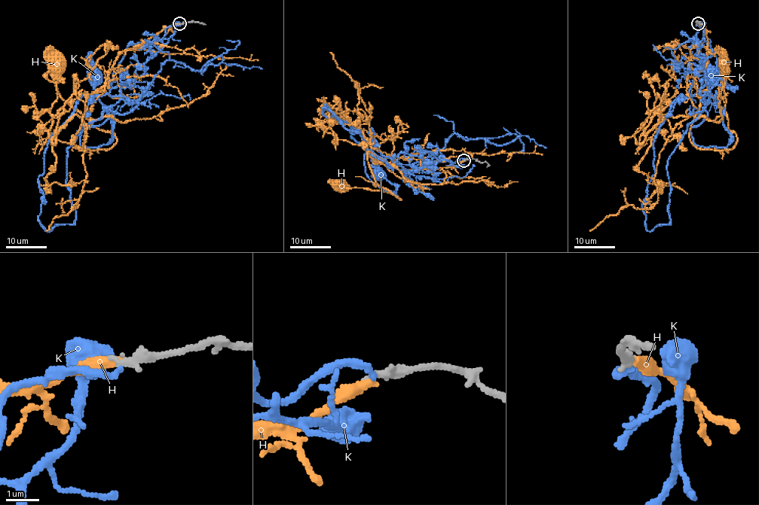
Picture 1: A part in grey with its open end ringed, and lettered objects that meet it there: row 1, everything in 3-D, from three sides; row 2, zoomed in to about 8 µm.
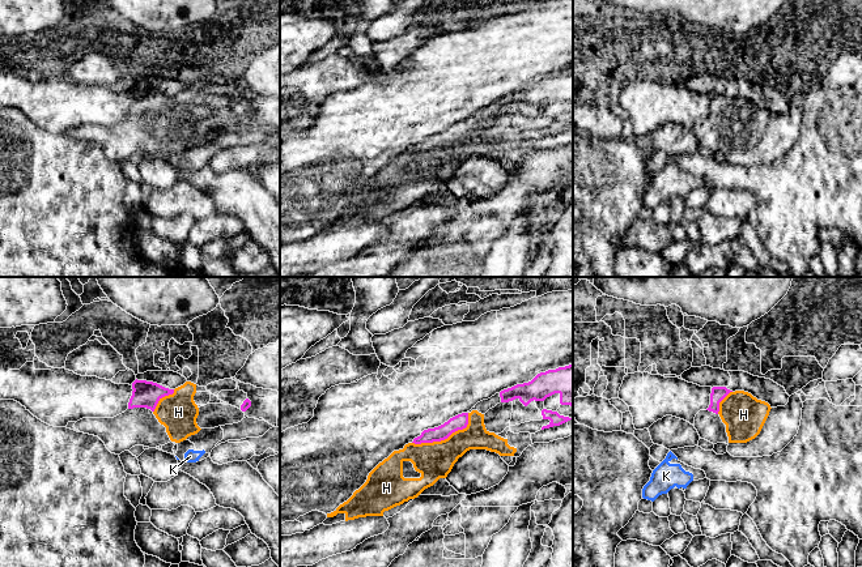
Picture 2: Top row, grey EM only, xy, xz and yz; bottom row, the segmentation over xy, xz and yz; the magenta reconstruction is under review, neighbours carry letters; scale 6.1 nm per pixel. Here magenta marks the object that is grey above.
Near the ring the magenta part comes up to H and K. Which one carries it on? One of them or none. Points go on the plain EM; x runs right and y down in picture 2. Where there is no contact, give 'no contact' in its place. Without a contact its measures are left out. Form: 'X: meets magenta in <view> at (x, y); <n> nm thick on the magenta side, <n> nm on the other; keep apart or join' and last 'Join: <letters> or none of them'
H: meets magenta in xz at (445, 145); 90 nm thick on the magenta side, 220 nm on the other; join
K: no contact; keep apart
Join: H

